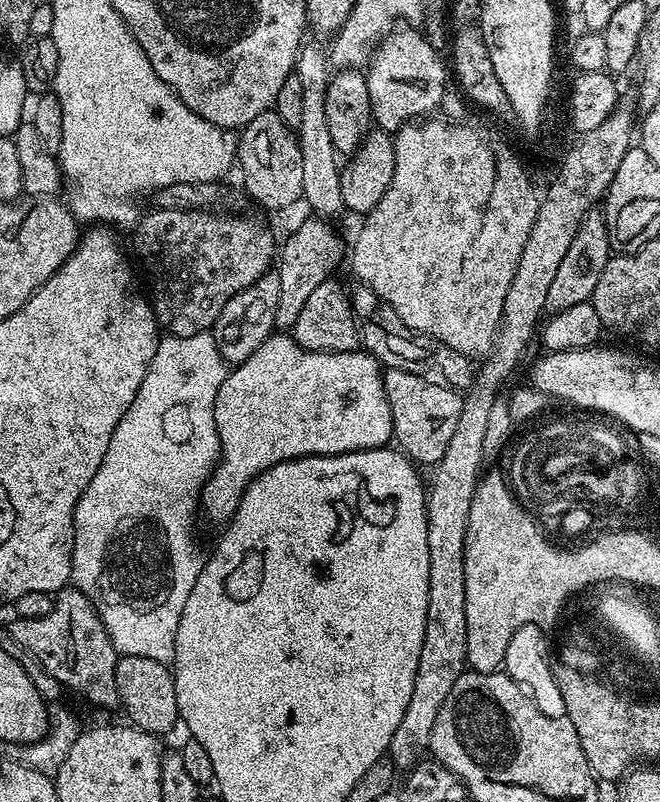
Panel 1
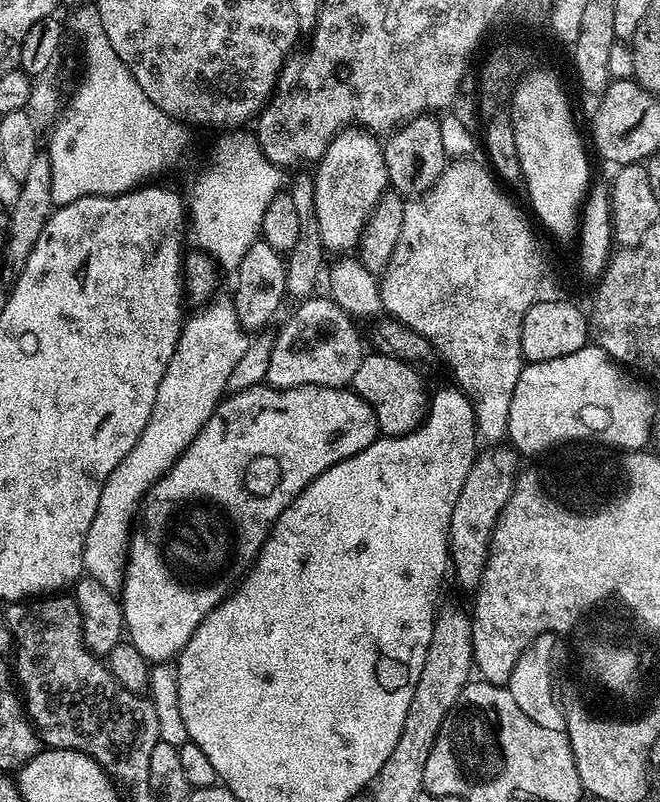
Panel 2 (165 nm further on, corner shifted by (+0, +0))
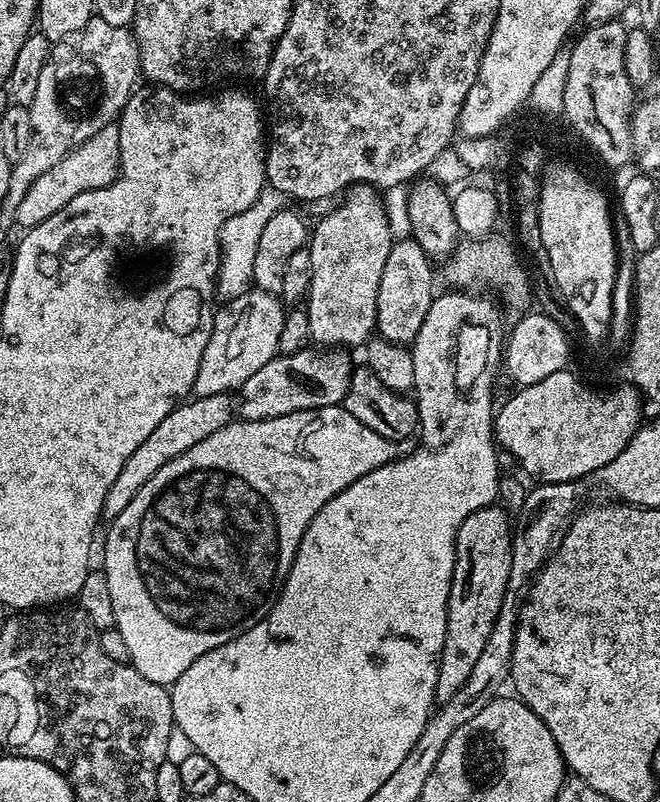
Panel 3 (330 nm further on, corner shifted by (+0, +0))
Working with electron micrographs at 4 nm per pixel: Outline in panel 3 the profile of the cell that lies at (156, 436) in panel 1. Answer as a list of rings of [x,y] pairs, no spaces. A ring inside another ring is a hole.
[[[253,287],[238,294],[238,298],[227,301],[224,309],[212,317],[210,342],[202,350],[202,362],[198,366],[198,378],[194,378],[192,392],[197,397],[232,392],[250,378],[257,370],[262,370],[279,353],[279,338],[285,320],[286,308],[279,295],[264,292]]]

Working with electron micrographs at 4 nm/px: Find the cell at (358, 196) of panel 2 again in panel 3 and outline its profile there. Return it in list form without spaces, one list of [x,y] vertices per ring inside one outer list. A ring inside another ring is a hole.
[[[354,184],[343,193],[333,213],[319,217],[307,245],[312,281],[306,297],[310,340],[316,346],[353,350],[367,345],[376,332],[378,282],[394,237],[387,224],[381,193],[371,184]]]

